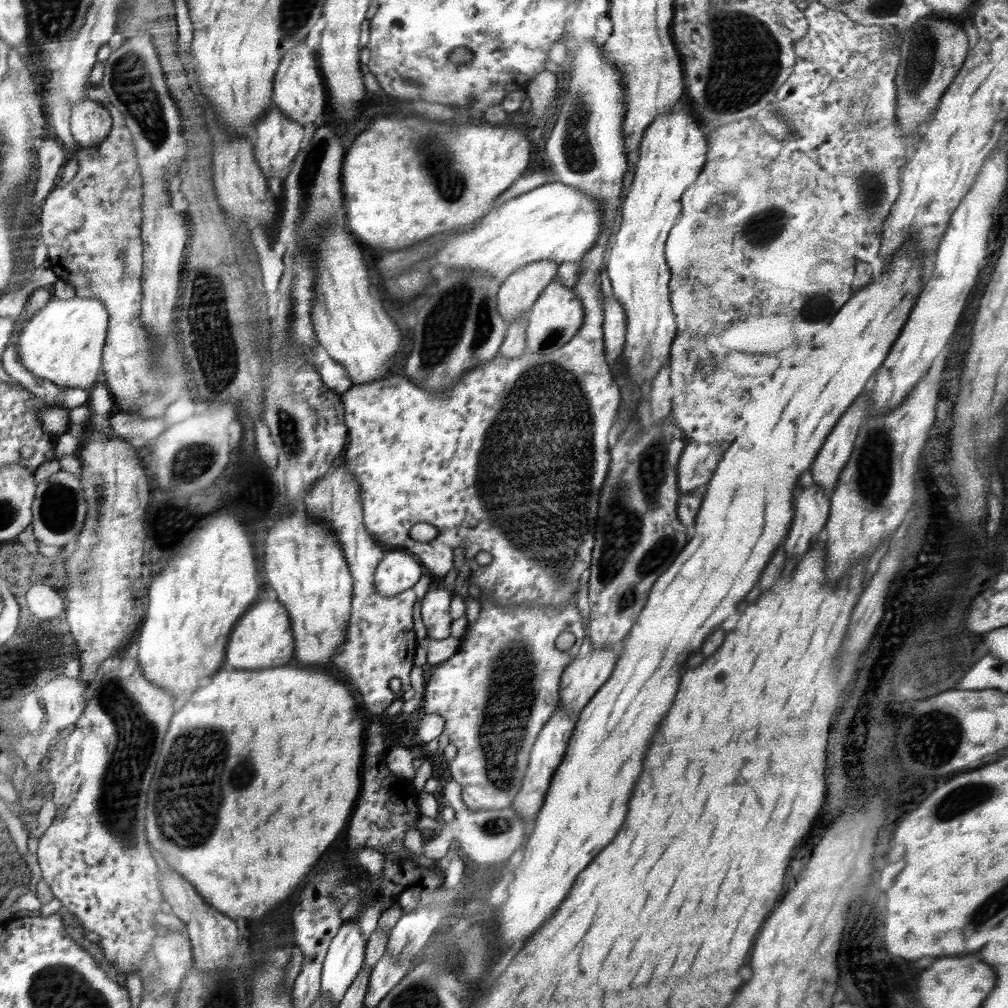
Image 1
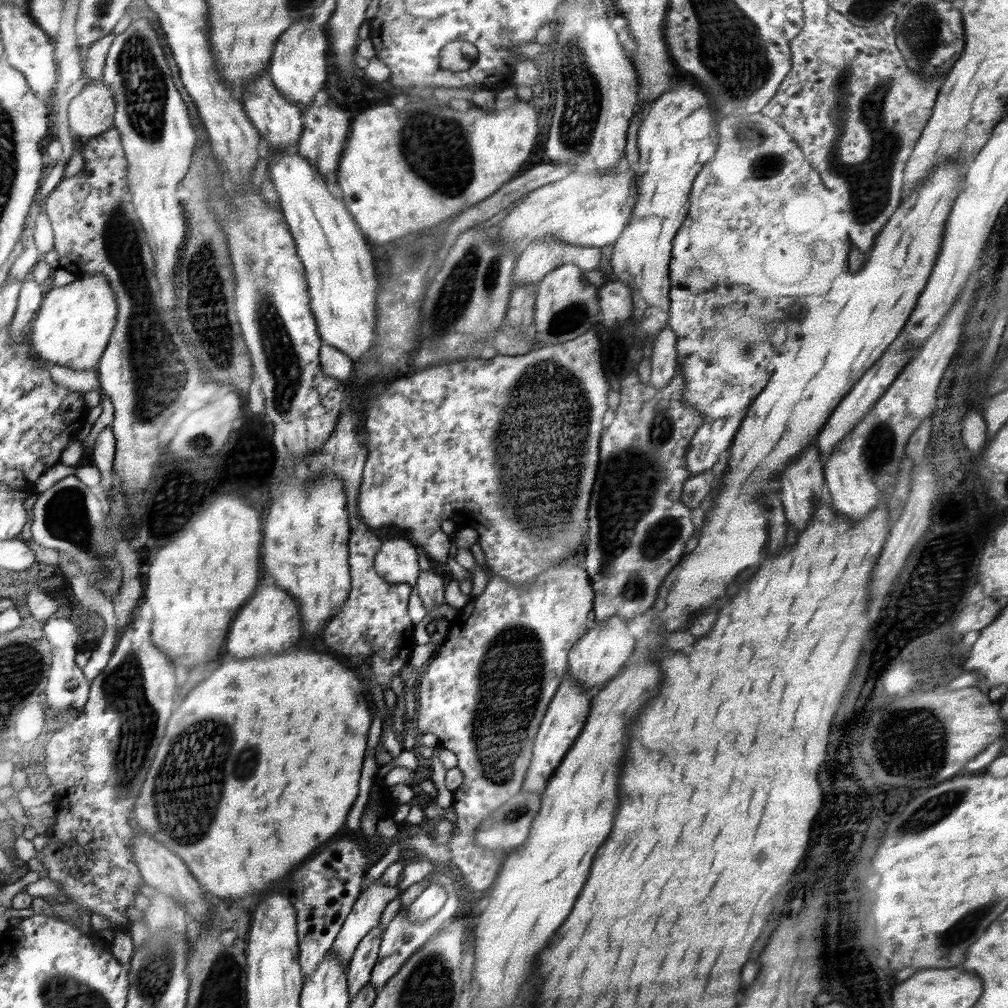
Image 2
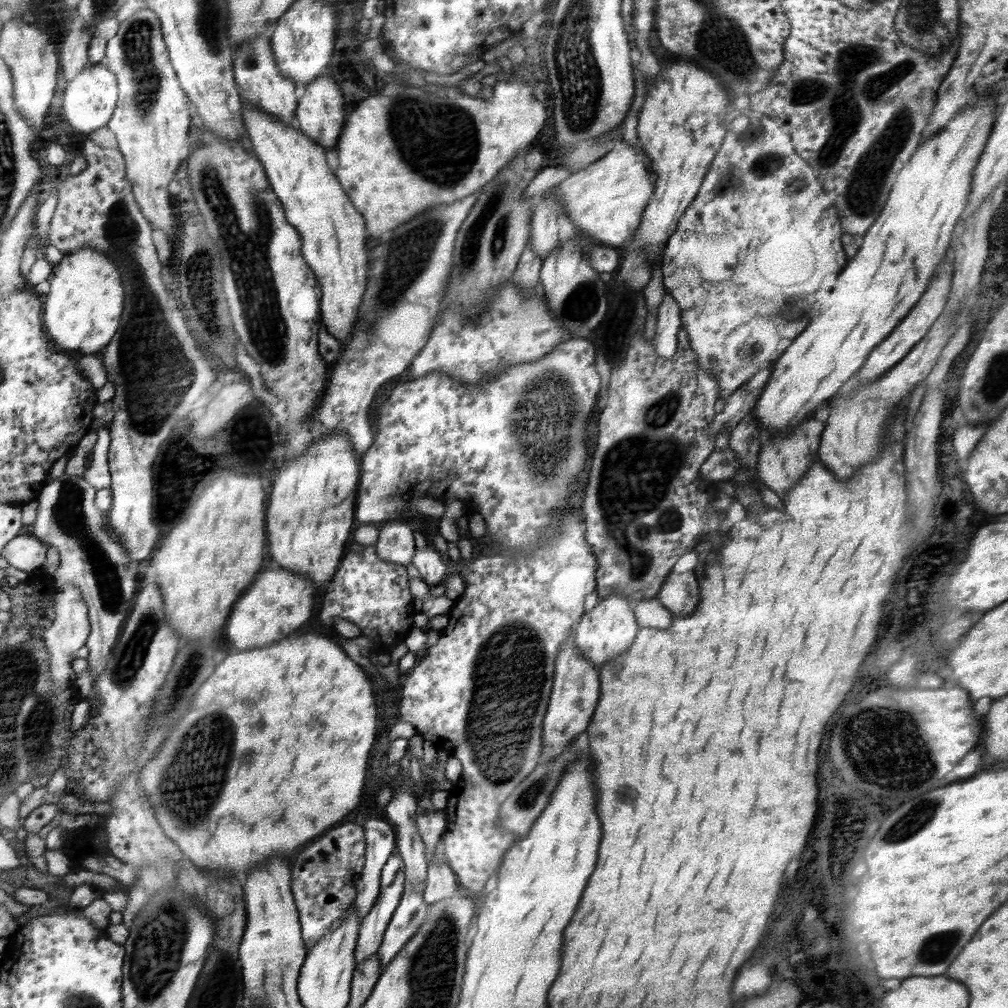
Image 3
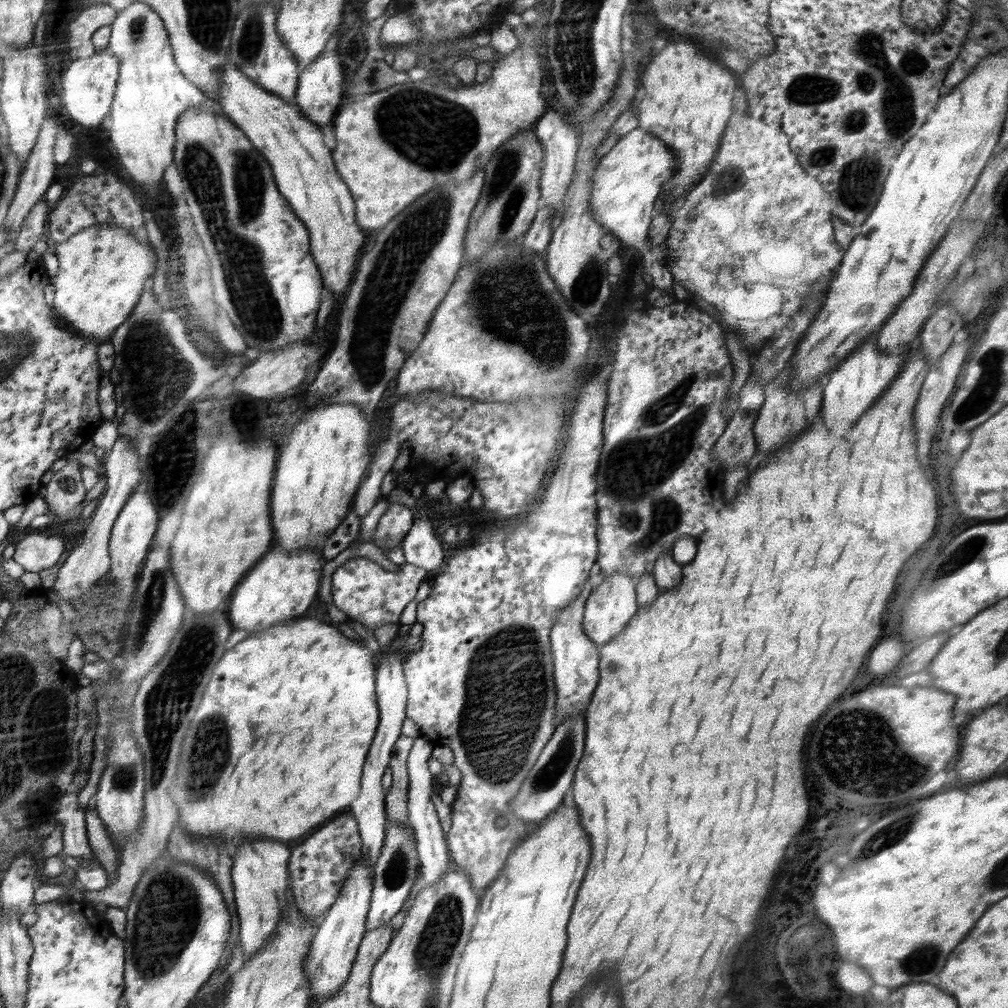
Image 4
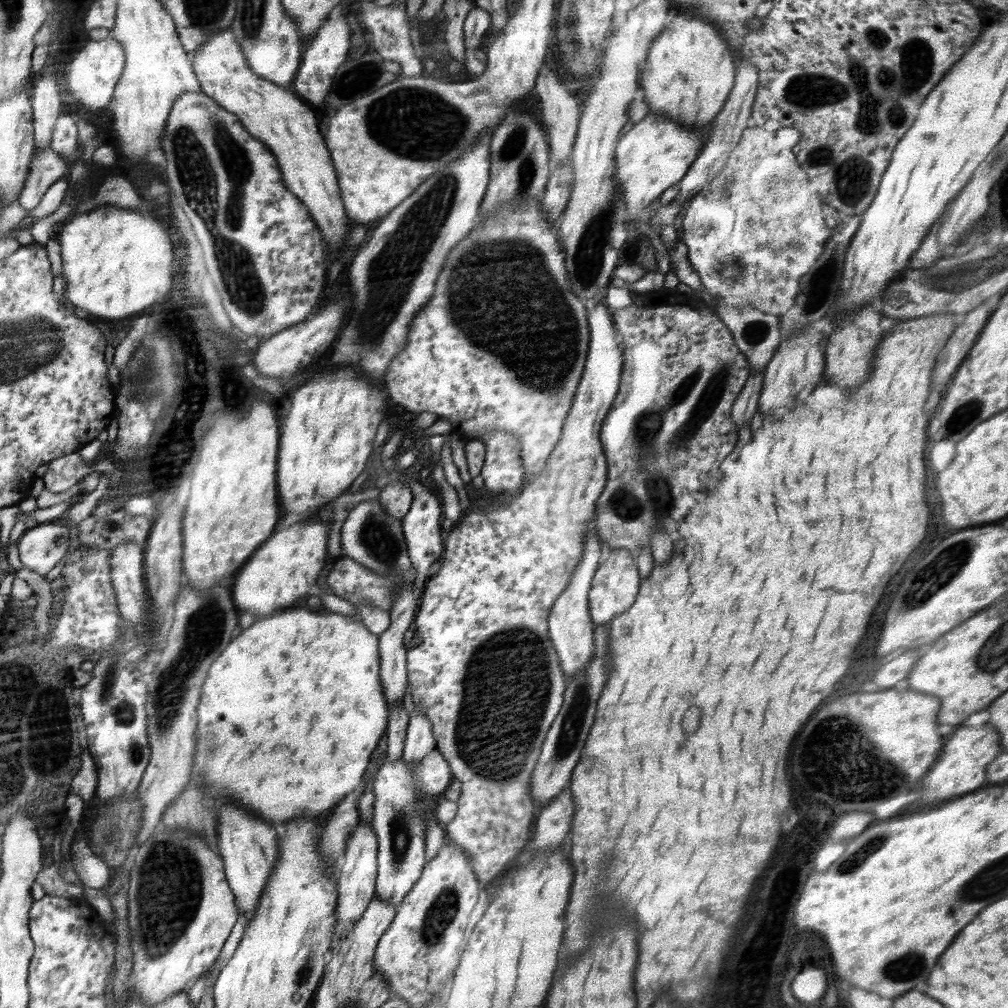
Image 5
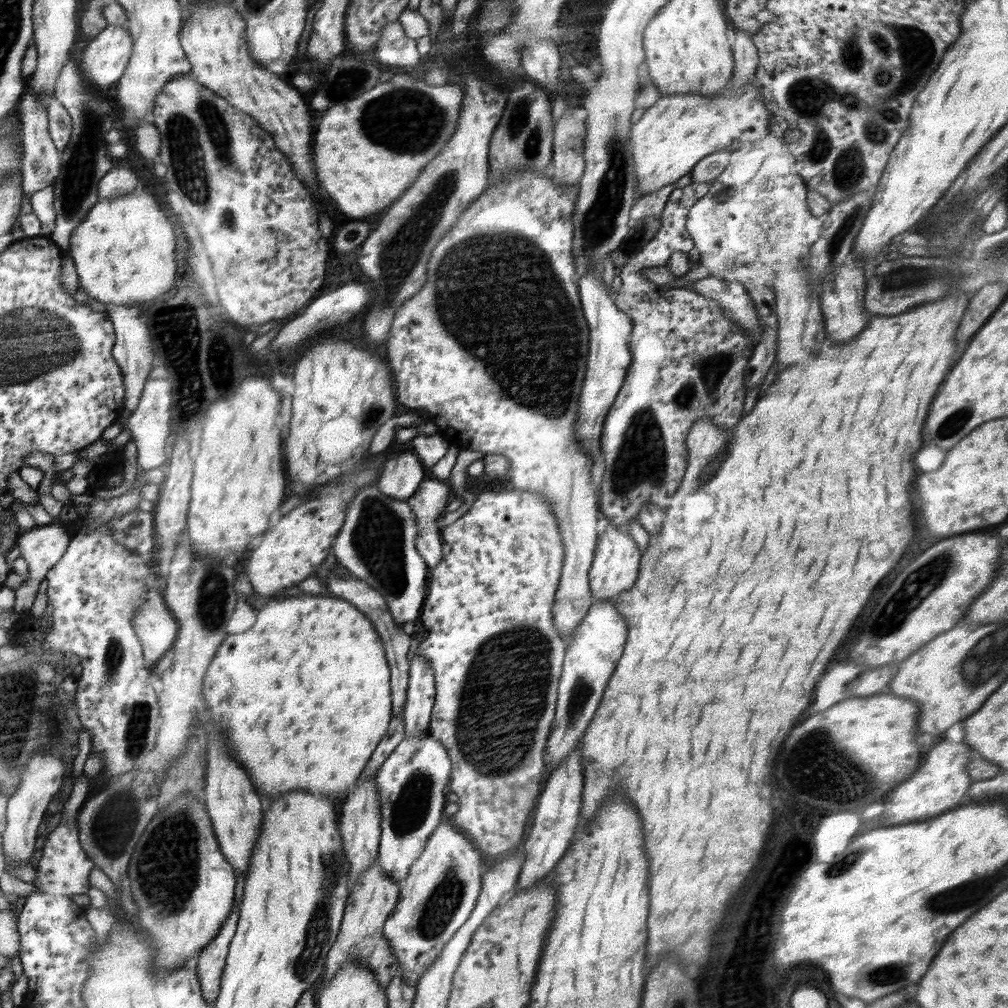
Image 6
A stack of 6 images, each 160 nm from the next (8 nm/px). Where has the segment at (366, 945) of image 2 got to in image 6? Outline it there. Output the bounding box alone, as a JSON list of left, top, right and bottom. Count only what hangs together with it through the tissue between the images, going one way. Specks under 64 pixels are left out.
[375,732,453,884]

